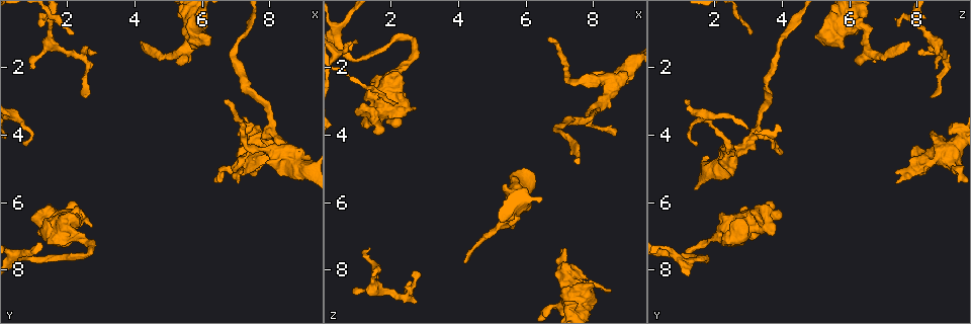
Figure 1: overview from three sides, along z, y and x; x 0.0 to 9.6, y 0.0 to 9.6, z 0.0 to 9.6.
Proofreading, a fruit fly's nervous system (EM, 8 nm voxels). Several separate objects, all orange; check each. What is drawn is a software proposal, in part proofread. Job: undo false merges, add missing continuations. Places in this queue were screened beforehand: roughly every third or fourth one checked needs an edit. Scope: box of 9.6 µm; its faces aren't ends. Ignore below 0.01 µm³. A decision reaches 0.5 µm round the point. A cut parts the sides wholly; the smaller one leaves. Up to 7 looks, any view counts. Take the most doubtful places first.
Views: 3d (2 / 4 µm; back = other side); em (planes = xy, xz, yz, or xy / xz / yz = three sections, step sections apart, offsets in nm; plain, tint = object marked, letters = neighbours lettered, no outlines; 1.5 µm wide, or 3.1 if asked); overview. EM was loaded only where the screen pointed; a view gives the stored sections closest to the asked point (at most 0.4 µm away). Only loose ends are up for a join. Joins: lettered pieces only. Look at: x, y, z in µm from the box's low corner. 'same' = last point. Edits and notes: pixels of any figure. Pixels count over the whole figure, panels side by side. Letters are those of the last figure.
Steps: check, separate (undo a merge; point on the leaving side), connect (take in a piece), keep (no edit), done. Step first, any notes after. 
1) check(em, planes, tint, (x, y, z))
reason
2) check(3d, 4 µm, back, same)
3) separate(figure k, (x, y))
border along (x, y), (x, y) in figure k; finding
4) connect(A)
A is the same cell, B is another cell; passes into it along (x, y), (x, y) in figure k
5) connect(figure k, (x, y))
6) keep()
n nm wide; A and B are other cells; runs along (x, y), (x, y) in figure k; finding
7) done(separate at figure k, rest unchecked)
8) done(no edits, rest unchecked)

check(em, xz, step 8, tint, (7.00, 5.45, 7.40))
free end

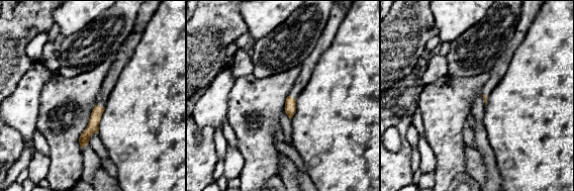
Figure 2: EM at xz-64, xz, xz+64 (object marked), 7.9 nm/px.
check(em, planes, letters, same)

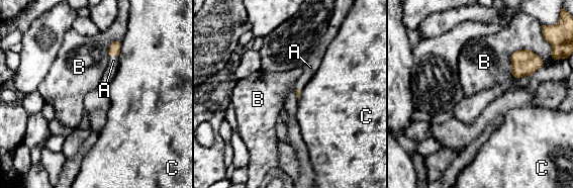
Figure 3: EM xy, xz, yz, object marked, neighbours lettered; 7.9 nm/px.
connect(A)
B touches over 280 nm; A is the same cell, B and C are other cells; it goes on there

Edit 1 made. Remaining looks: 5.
check(overview)
see it whole again

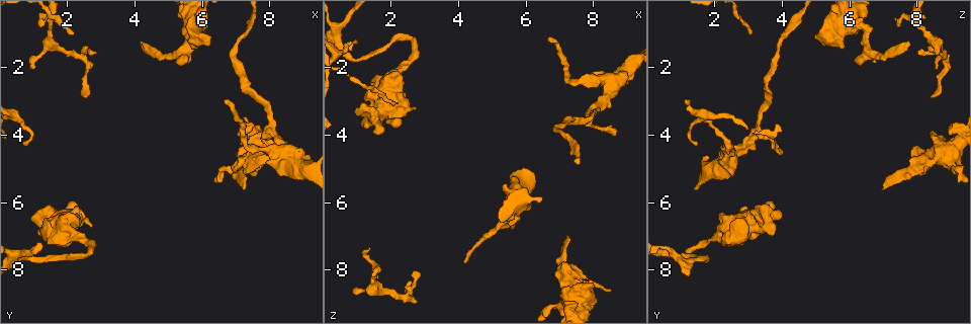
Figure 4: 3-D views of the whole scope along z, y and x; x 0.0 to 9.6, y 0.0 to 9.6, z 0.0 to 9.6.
check(3d, 2 µm, (8.60, 4.55, 4.05))
branch stops here

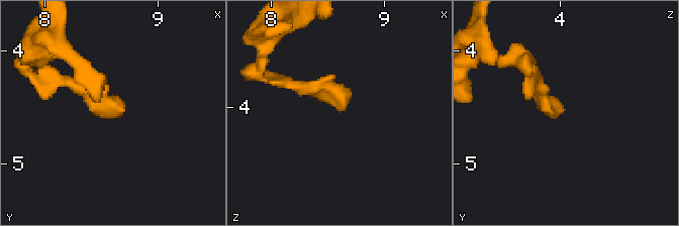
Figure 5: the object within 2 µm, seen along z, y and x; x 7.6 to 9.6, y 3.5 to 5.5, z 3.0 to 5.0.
check(em, planes, letters, (8.66, 4.54, 4.02))

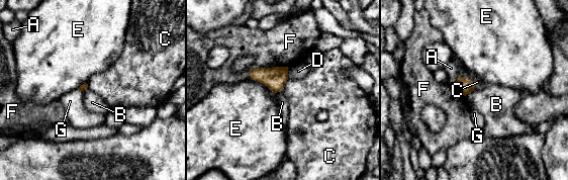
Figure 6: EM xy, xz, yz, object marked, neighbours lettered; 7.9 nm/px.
keep()
A, B, C, D, E, F and G are other cells; border along (283, 88), (274, 93) in figure 6; no lettered piece goes on from it

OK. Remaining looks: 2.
check(3d, 2 µm, (2.75, 7.35, 1.25))
abrupt turn

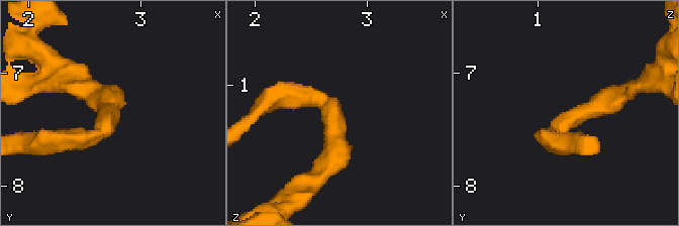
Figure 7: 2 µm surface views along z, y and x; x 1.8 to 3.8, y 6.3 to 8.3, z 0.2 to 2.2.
check(em, xz, step 8, letters, (2.72, 7.42, 1.26))

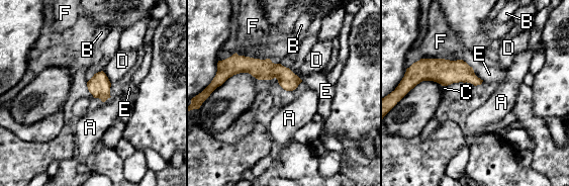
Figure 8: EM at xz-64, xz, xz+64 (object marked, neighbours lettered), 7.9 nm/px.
keep()
A, B, C, D, E and F are other cells; runs along (245, 66), (297, 81) in figure 8; continuous, no second cell

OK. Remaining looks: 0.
done(connect at figure 3, rest unchecked)

